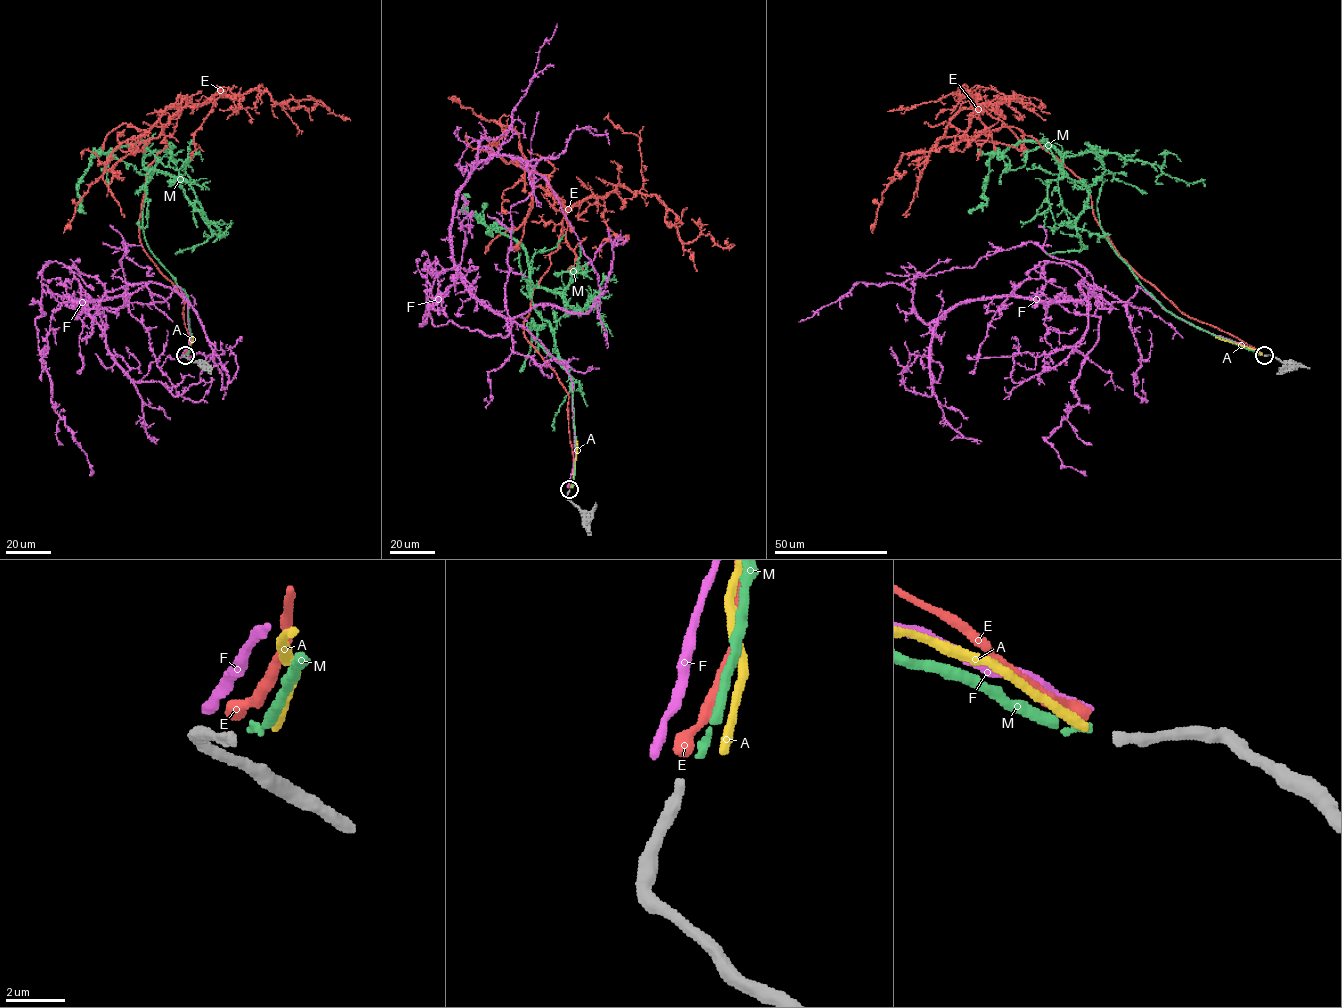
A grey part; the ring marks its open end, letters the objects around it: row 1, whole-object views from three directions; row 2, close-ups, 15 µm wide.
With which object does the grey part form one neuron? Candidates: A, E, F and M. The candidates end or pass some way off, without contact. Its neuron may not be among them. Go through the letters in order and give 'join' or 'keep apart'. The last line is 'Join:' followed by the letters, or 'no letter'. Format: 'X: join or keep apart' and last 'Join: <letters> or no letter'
A: keep apart
E: keep apart
F: keep apart
M: join
Join: M

